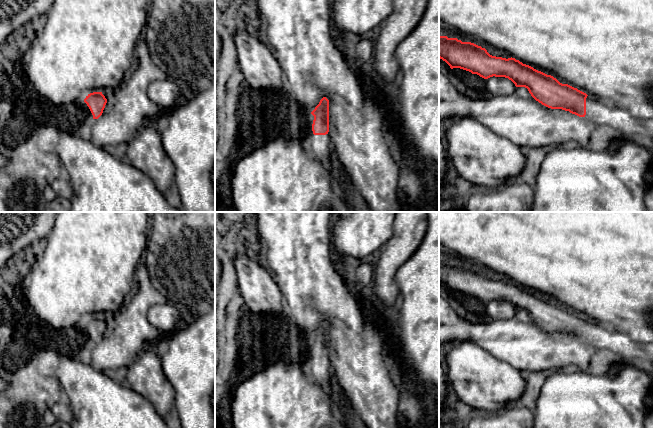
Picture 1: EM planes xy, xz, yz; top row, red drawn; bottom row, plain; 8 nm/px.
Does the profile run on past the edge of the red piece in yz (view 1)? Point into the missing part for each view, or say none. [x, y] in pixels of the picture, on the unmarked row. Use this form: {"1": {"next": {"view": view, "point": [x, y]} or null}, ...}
{"1": {"next": {"view": "yz", "point": [598, 336]}}}

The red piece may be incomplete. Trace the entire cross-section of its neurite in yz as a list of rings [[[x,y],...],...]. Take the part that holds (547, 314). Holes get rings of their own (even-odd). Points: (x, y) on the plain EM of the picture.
[[[440,259],[439,282],[451,293],[460,292],[484,303],[493,300],[508,302],[516,311],[527,312],[542,329],[585,341],[597,350],[608,349],[628,363],[646,367],[653,364],[653,343],[637,342],[629,335],[606,329],[515,282],[492,280],[485,272],[474,267]]]

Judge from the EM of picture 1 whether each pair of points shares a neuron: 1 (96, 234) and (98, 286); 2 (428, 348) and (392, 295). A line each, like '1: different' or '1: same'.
1: same
2: different

